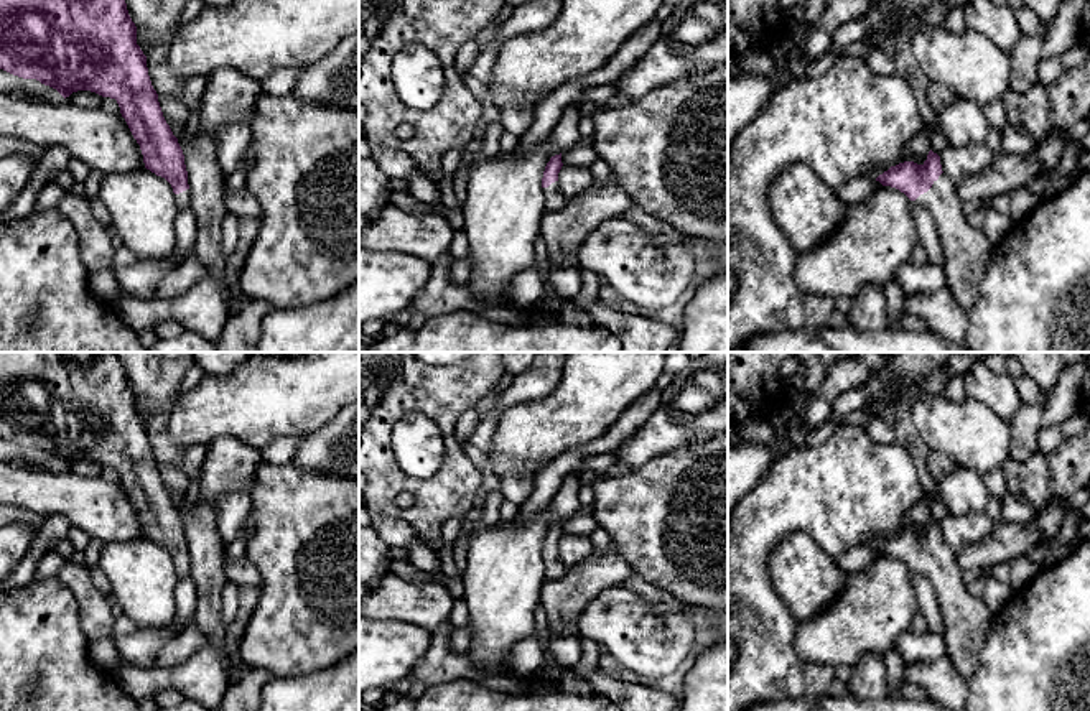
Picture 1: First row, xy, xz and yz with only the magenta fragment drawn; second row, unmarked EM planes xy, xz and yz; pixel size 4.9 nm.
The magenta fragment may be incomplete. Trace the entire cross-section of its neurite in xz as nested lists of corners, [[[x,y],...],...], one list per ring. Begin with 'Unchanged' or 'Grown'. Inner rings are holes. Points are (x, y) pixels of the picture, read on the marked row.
Grown. [[[561,153],[550,158],[545,166],[542,188],[545,196],[545,212],[560,212],[565,209],[568,198],[558,188],[558,173],[561,170]]]

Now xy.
Grown. [[[0,0],[0,69],[23,79],[36,79],[56,89],[64,99],[77,91],[115,99],[140,145],[145,168],[171,184],[179,211],[189,207],[184,155],[163,117],[158,94],[148,76],[147,56],[137,44],[137,26],[128,15],[125,0]]]

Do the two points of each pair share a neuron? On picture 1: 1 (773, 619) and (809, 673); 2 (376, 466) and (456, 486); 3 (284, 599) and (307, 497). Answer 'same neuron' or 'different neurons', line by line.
1: same neuron
2: same neuron
3: same neuron

